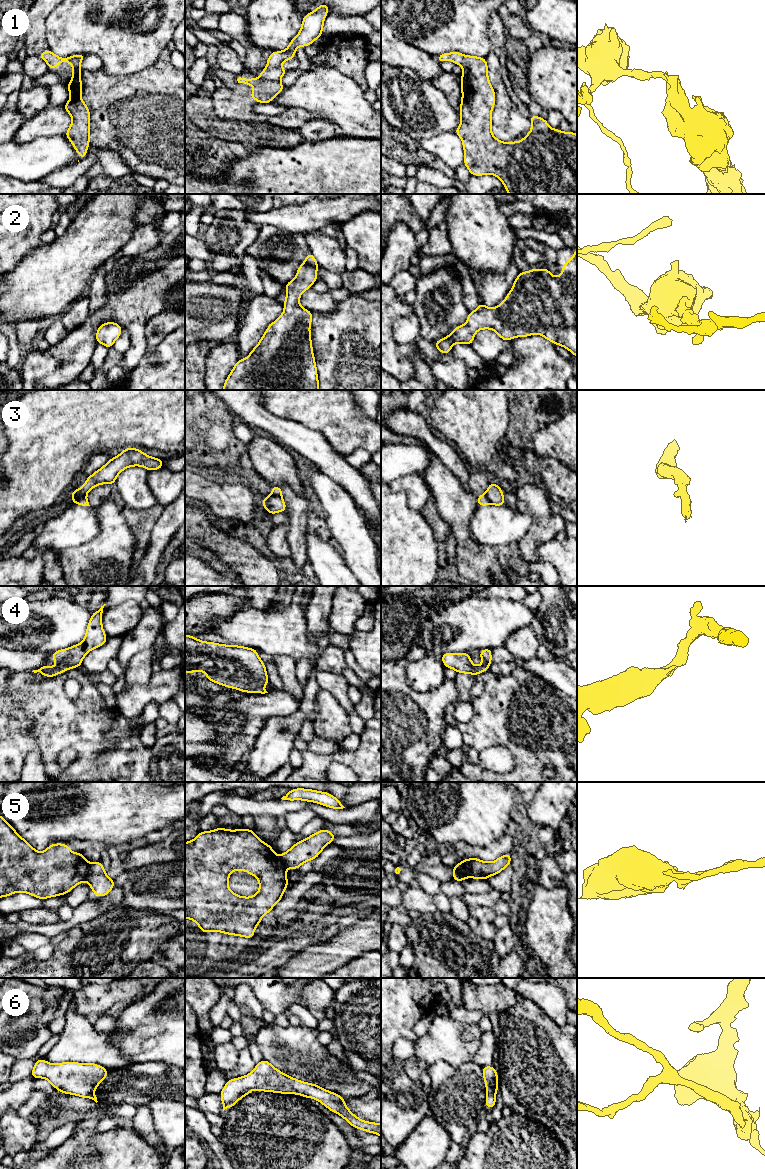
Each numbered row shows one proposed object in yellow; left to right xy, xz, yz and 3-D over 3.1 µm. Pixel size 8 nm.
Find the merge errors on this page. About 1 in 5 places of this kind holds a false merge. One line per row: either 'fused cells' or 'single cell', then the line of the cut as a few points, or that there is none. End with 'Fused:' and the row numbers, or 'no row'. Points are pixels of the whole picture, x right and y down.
1: single cell | no cut
2: single cell | no cut
3: fused cells | xy (85, 496), (79, 497), (73, 503)
4: single cell | no cut
5: fused cells | xy (89, 863), (85, 879)
6: single cell | no cut
Fused: 3, 5

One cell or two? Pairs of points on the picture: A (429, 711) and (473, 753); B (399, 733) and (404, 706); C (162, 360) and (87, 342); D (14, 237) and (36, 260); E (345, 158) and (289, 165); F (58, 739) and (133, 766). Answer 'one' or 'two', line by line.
A: two
B: one
C: two
D: two
E: one
F: one

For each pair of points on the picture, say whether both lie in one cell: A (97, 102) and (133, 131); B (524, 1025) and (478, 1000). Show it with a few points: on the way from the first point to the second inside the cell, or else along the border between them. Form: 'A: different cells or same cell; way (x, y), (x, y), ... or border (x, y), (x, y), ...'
A: same cell; way (106, 111), (113, 111), (124, 122)
B: different cells; border (519, 998), (513, 1006), (499, 1014)

